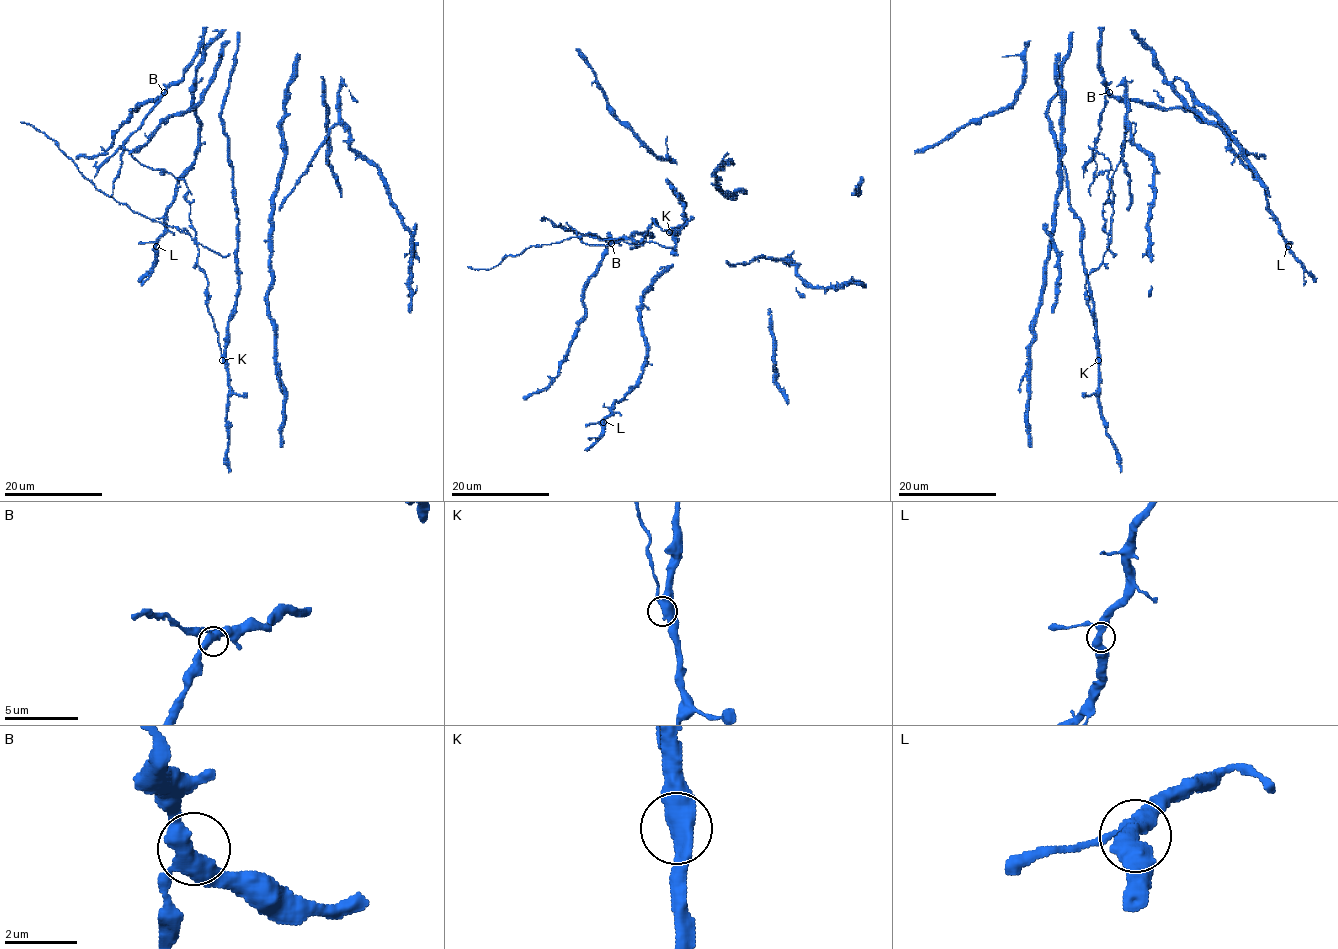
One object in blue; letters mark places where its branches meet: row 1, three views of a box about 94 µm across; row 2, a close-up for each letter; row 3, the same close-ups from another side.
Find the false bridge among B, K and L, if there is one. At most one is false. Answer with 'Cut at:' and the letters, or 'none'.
Cut at: K

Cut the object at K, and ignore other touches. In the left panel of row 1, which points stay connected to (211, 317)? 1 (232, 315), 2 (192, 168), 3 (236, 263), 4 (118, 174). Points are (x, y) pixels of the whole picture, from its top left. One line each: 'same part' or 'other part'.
1: other part
2: other part
3: other part
4: other part

